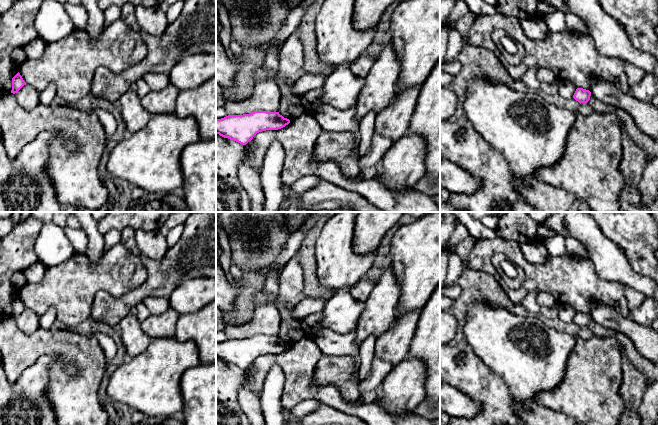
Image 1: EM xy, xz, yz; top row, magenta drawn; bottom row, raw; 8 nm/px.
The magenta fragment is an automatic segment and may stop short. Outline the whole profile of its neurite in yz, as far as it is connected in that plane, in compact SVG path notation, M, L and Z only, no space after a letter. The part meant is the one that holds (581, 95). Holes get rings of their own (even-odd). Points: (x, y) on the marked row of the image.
M577 88L573 98L581 103L587 103L590 100L591 92L583 88Z

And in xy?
M18 72L13 78L12 78L12 90L11 93L15 94L17 93L26 82L23 80L22 76Z

